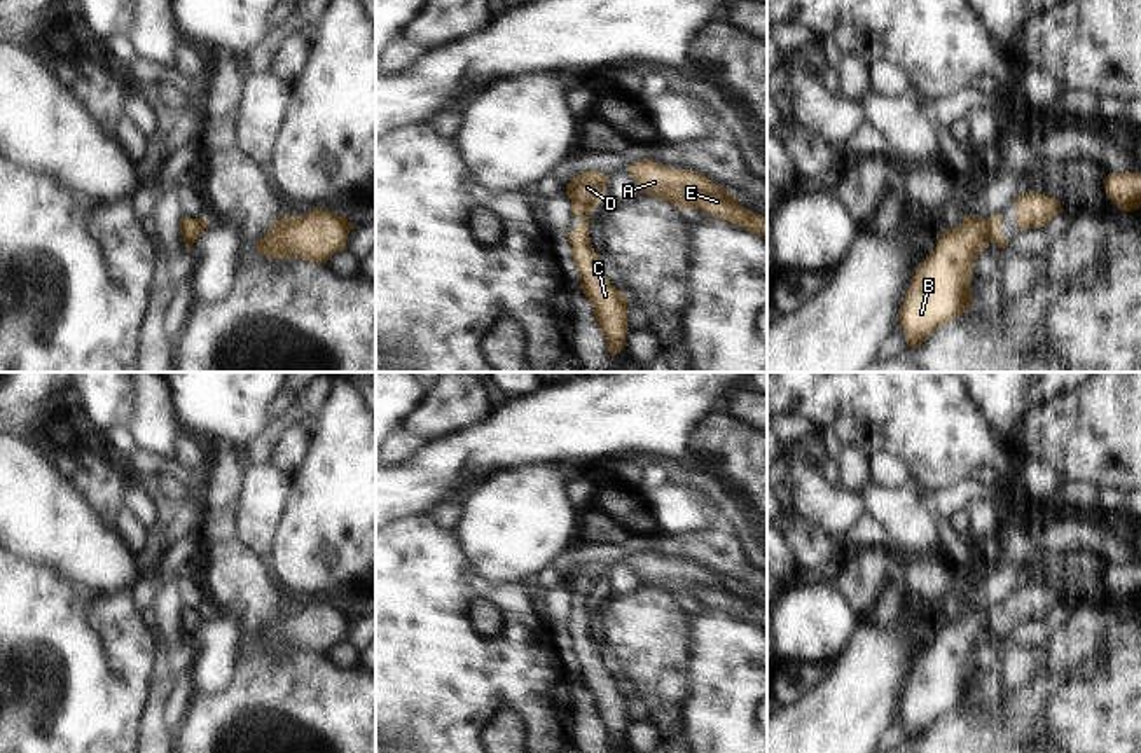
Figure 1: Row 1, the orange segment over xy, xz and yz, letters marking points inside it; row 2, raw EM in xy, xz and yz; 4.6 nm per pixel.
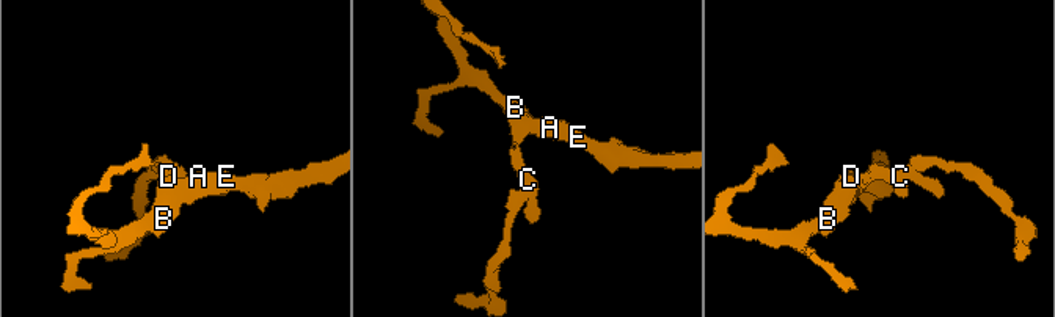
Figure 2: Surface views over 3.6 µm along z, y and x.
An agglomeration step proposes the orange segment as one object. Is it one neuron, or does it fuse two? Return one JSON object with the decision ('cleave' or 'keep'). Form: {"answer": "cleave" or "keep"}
{"answer": "keep"}

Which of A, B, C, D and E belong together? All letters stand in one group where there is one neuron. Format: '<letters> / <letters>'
A B C D E

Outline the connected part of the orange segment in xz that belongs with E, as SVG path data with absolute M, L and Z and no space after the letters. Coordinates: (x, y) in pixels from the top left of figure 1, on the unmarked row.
M652 550L633 554L626 561L631 564L640 585L653 587L680 601L701 601L709 608L722 610L767 631L767 610L743 599L736 587L701 564L662 557Z

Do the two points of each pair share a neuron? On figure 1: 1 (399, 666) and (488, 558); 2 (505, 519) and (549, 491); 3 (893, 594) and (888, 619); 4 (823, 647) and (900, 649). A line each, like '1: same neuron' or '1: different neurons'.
1: different neurons
2: same neuron
3: same neuron
4: different neurons

